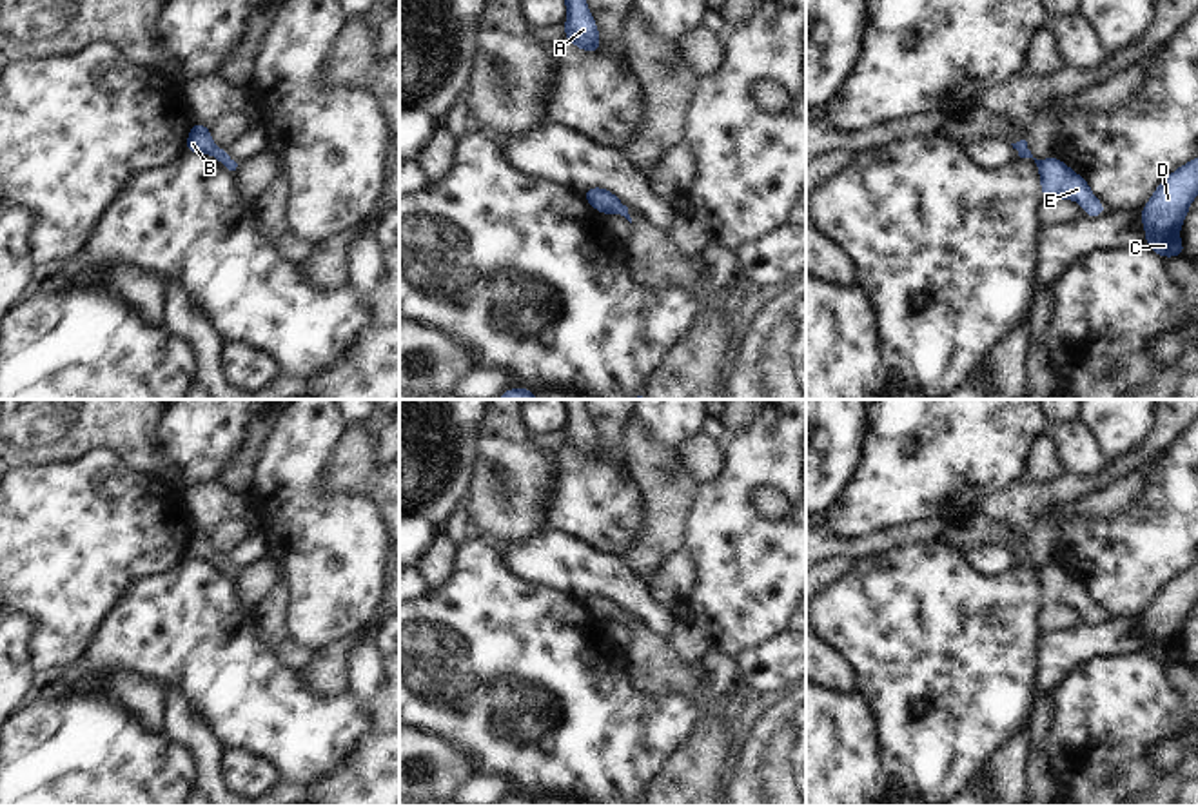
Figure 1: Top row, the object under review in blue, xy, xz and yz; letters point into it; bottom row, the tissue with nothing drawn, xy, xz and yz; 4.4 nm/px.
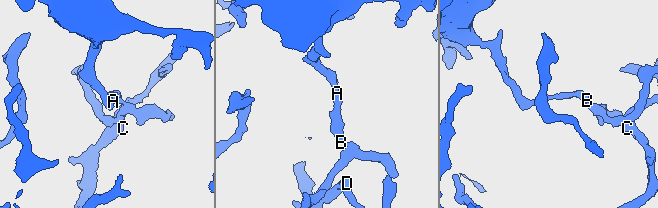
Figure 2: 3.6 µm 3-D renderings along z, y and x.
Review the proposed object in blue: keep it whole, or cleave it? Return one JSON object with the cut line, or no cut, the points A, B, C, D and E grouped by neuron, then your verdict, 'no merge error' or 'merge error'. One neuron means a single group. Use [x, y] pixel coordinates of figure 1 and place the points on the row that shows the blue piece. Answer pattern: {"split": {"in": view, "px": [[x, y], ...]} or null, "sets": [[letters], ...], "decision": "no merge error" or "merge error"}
{"split": null, "sets": [["A", "B", "C", "D", "E"]], "decision": "no merge error"}

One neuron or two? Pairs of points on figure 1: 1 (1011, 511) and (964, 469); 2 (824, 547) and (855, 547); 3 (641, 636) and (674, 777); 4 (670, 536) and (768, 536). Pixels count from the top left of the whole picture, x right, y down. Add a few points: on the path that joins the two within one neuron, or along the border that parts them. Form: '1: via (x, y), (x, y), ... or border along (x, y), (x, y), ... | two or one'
1: border along (1022, 476), (984, 496), (972, 514) | two
2: via (832, 547), (848, 547) | one
3: via (672, 670), (707, 705), (707, 743) | one
4: border along (694, 494), (681, 547) | two

